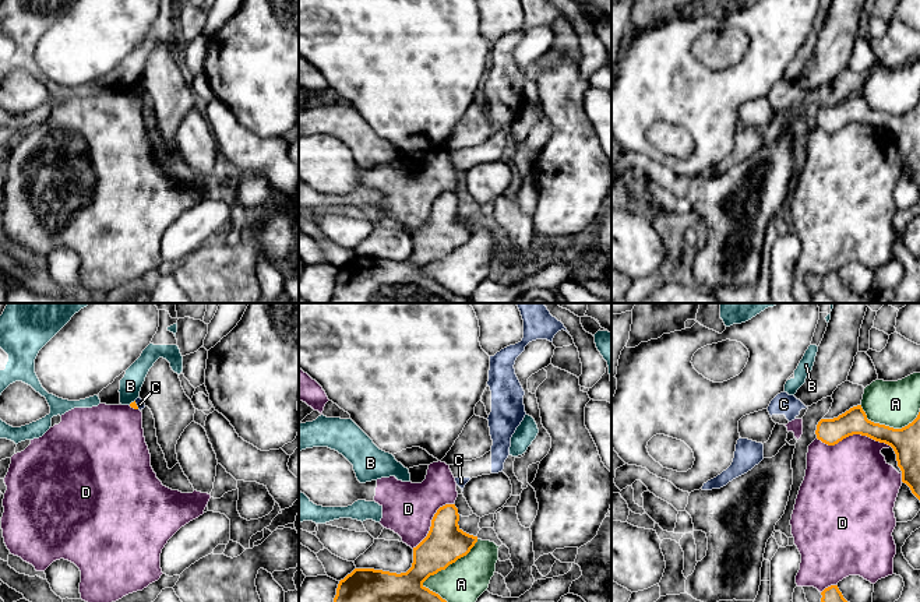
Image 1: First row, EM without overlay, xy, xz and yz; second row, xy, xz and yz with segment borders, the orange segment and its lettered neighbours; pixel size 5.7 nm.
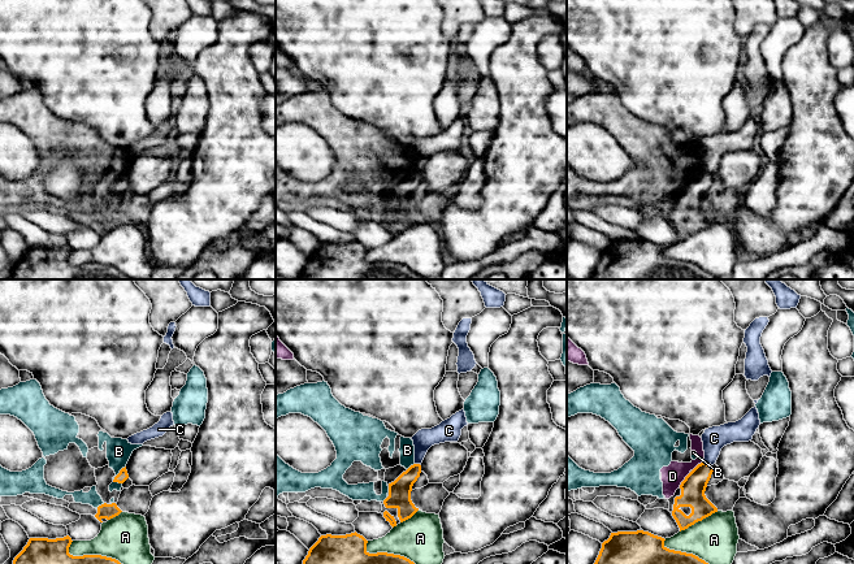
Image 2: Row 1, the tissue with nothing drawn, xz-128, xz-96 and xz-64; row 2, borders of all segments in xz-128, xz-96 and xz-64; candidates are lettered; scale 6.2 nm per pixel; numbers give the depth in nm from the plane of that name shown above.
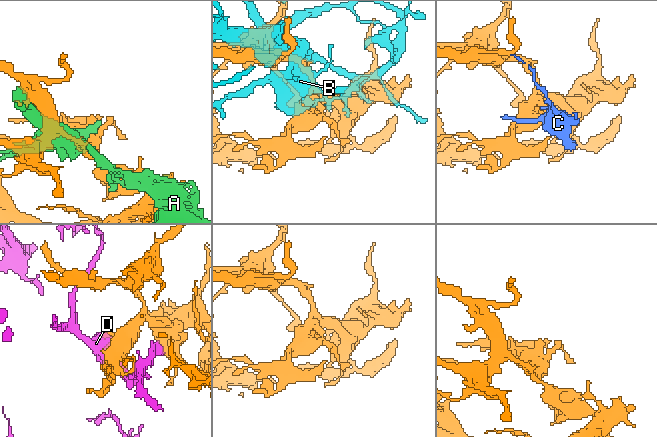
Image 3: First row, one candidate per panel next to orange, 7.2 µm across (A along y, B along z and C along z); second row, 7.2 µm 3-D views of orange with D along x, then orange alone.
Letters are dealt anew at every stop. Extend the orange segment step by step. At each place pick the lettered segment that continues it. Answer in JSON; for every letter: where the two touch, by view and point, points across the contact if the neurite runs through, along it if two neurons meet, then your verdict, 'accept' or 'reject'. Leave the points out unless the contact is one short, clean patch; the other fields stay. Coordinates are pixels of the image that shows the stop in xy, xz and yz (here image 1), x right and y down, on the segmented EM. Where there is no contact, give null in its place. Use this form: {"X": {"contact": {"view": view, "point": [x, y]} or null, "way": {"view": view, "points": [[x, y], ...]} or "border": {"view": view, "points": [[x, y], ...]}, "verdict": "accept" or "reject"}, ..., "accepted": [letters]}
{"A": {"contact": {"view": "xz", "point": [450, 563]}, "verdict": "reject"}, "B": {"contact": {"view": "xy", "point": [131, 402]}, "verdict": "reject"}, "C": {"contact": {"view": "xy", "point": [136, 405]}, "border": {"view": "xy", "points": [[134, 401], [138, 408]]}, "verdict": "reject"}, "D": {"contact": {"view": "yz", "point": [855, 433]}, "verdict": "reject"}, "accepted": []}

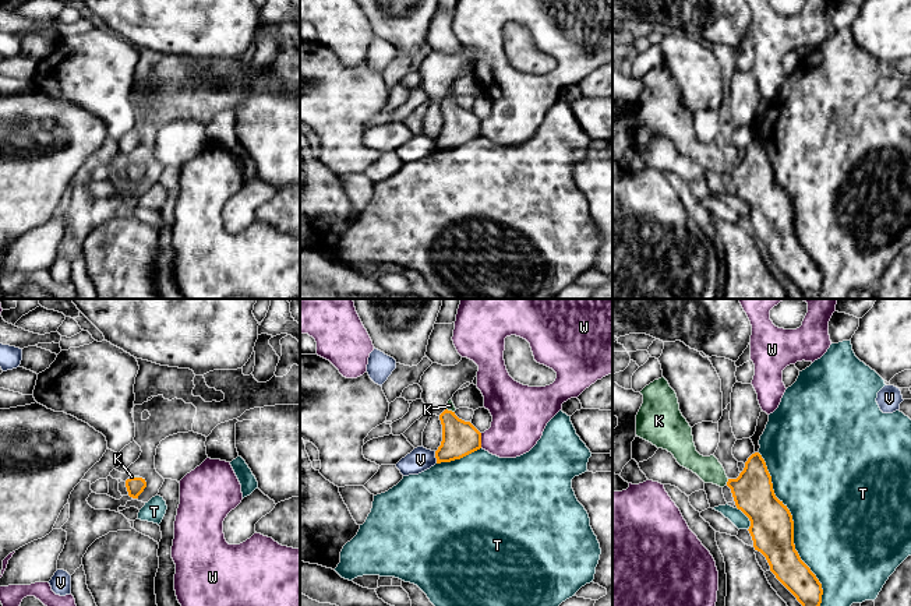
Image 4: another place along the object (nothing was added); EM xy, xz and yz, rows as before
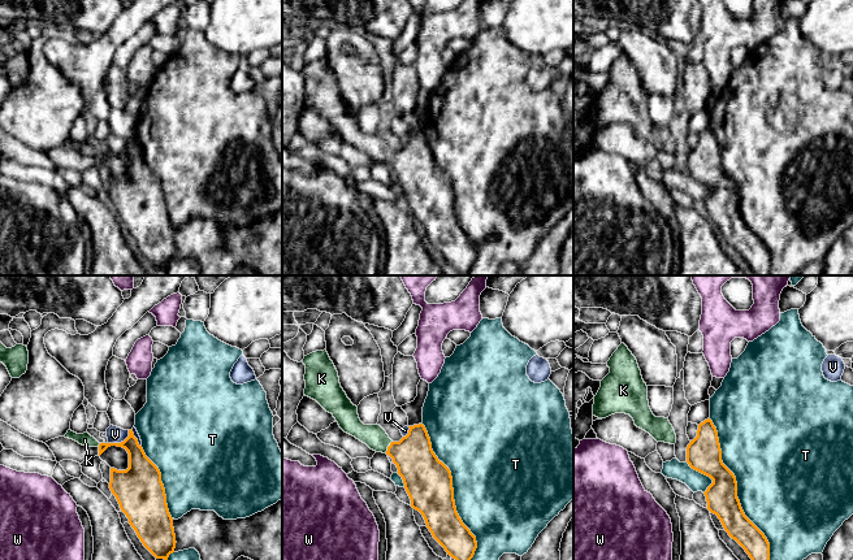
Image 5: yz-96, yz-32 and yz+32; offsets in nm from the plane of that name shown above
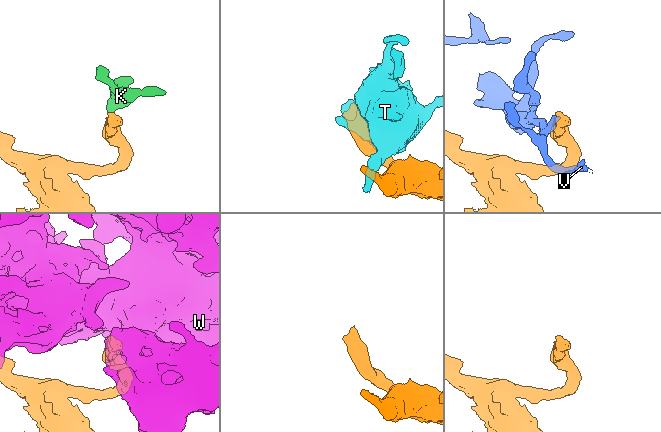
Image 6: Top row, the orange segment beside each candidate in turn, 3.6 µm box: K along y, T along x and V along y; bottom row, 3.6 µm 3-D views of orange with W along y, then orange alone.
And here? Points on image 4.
{"K": {"contact": {"view": "yz", "point": [727, 482]}, "way": {"view": "yz", "points": [[752, 490], [727, 482], [709, 469]]}, "verdict": "accept"}, "T": {"contact": {"view": "yz", "point": [793, 529]}, "verdict": "reject"}, "V": {"contact": {"view": "xz", "point": [435, 457]}, "border": {"view": "xz", "points": [[434, 451], [437, 462]]}, "verdict": "reject"}, "W": {"contact": {"view": "xz", "point": [480, 440]}, "border": {"view": "xz", "points": [[480, 433], [482, 447]]}, "verdict": "reject"}, "accepted": ["K"]}

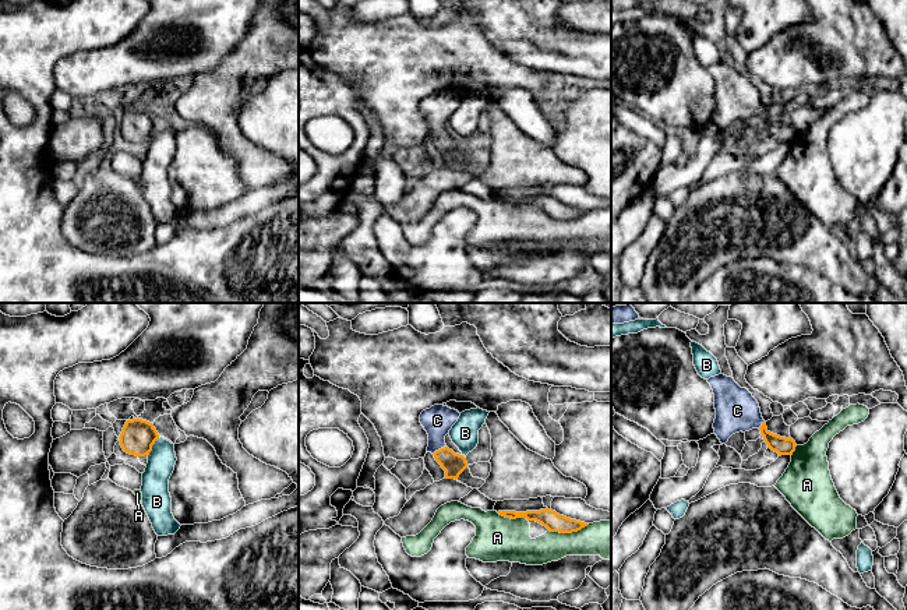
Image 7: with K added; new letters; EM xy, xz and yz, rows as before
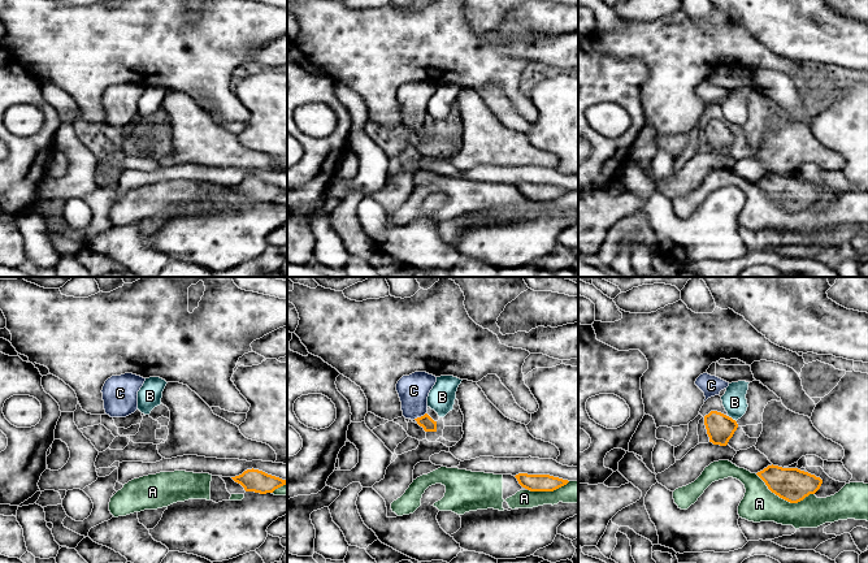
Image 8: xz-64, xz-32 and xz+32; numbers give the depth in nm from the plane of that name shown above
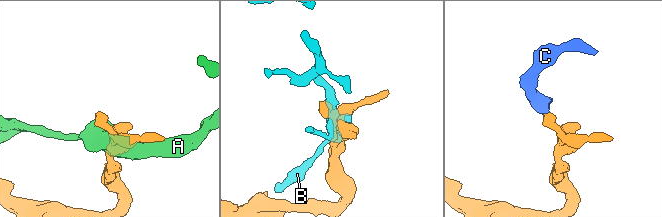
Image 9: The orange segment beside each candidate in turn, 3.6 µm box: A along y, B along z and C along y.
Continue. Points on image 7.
{"A": {"contact": {"view": "xz", "point": [568, 532]}, "verdict": "reject"}, "B": {"contact": {"view": "xy", "point": [151, 447]}, "verdict": "reject"}, "C": {"contact": {"view": "xz", "point": [438, 450]}, "way": {"view": "xz", "points": [[454, 464], [438, 450], [437, 420]]}, "verdict": "accept"}, "accepted": ["C"]}

